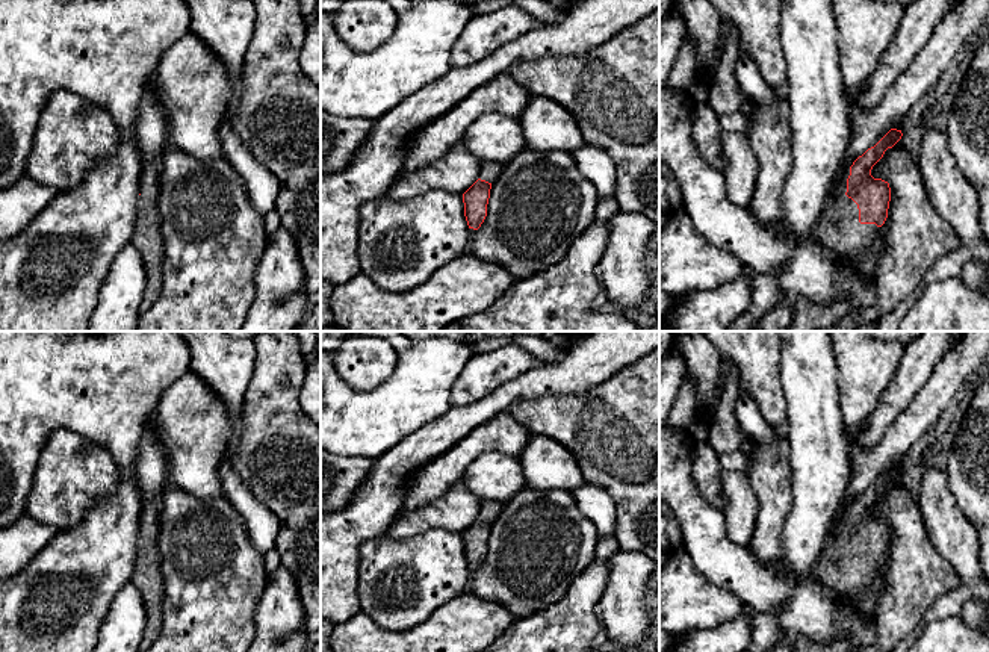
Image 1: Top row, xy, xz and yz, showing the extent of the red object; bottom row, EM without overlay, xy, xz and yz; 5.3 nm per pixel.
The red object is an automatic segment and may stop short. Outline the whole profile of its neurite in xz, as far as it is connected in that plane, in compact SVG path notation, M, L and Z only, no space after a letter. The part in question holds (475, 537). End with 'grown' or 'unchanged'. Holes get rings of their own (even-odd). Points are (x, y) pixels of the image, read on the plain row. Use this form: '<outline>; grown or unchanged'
M481 501L478 519L463 532L464 555L469 567L478 569L487 555L491 523L502 510L501 502Z; grown

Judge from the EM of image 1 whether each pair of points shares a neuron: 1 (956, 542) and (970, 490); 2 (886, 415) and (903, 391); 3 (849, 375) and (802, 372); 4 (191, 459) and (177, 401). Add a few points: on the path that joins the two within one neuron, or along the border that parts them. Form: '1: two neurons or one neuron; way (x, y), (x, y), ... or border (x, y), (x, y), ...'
1: two neurons; border (947, 480), (957, 506), (973, 525)
2: one neuron; way (889, 409), (897, 397)
3: two neurons; border (830, 347), (835, 356), (841, 410)
4: one neuron; way (192, 445), (192, 421), (188, 415)

